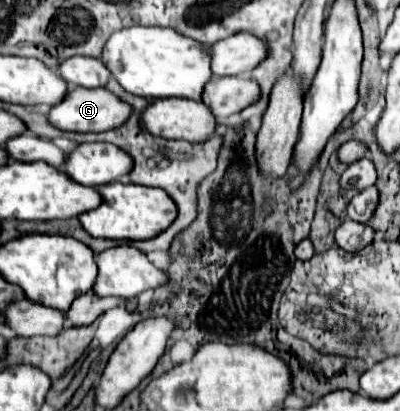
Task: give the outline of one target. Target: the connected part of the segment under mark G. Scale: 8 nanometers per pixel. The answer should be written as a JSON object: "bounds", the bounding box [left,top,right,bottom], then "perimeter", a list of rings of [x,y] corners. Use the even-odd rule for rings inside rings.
{"bounds":[47,87,131,133],"perimeter":[[[73,87],[67,91],[61,103],[53,105],[51,111],[47,113],[47,119],[53,127],[61,131],[77,131],[77,133],[89,133],[89,131],[107,131],[113,127],[119,127],[131,113],[131,107],[117,99],[111,91],[107,89],[83,89],[83,87]]]}

